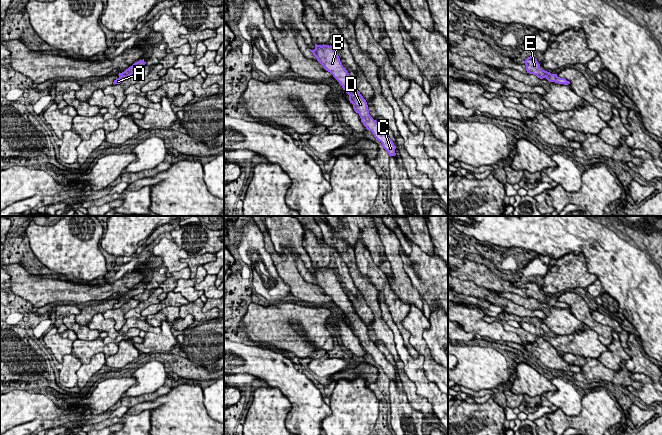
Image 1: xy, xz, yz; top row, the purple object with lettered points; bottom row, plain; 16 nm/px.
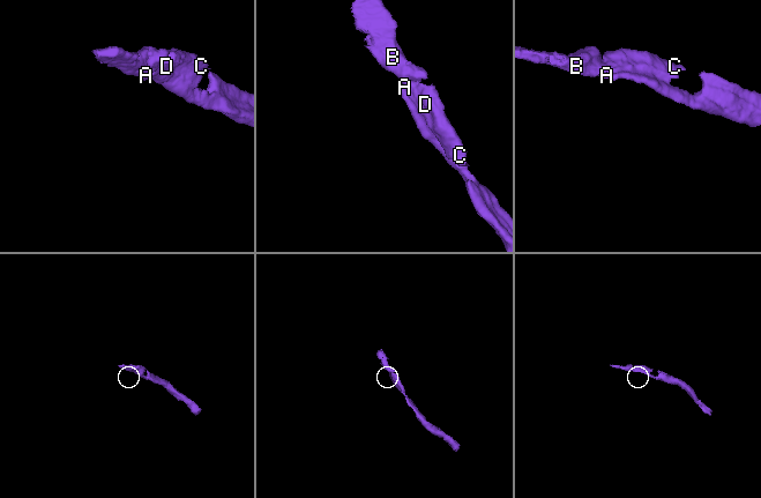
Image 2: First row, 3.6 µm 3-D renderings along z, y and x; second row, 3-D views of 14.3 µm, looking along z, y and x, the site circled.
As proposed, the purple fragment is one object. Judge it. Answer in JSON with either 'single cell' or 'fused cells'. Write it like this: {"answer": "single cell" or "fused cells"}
{"answer": "single cell"}

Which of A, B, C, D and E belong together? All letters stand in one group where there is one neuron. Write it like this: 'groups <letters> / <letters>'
groups A B C D E

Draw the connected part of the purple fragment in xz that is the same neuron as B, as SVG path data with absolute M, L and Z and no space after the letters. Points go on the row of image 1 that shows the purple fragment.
M315 44L315 49L309 50L323 68L333 75L342 86L343 90L349 95L349 101L353 104L354 111L359 114L361 122L366 129L371 131L376 140L382 143L382 147L388 152L390 157L395 156L396 146L386 135L386 132L379 126L378 122L370 116L366 100L357 90L352 77L343 67L340 58L333 47Z

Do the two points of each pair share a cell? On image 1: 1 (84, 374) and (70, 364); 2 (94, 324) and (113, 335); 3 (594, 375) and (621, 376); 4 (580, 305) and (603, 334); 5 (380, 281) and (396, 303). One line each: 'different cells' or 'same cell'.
1: different cells
2: same cell
3: same cell
4: same cell
5: same cell

